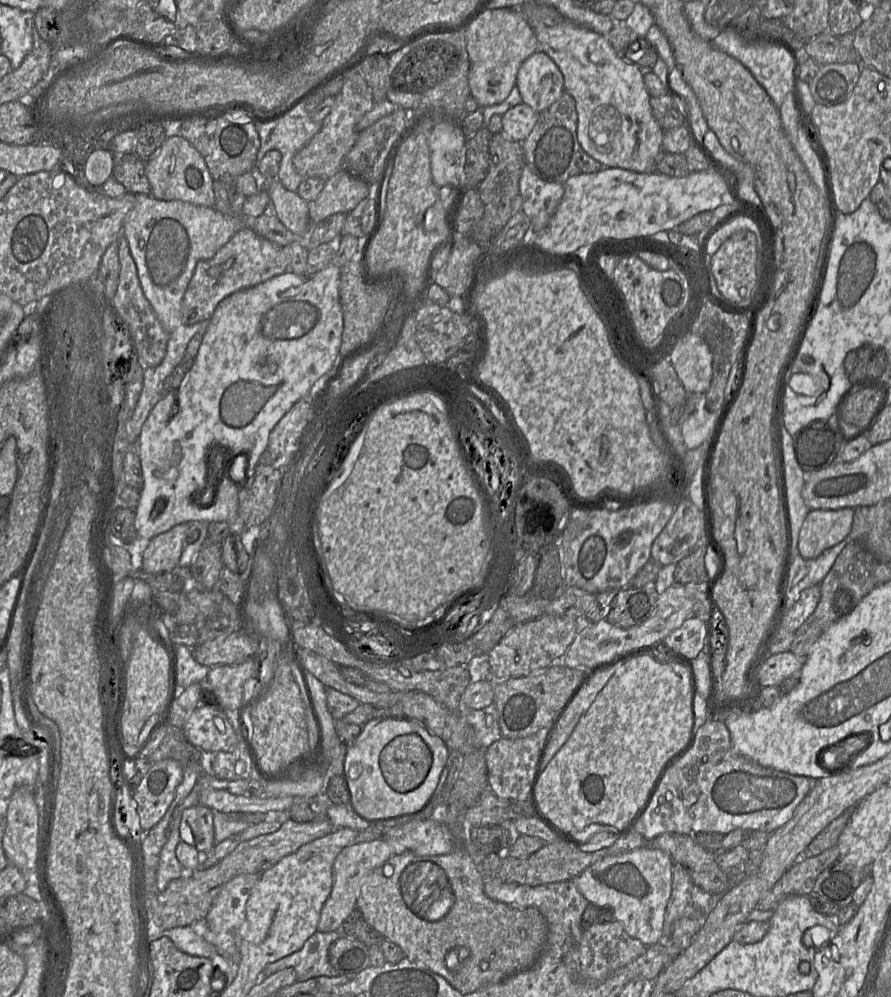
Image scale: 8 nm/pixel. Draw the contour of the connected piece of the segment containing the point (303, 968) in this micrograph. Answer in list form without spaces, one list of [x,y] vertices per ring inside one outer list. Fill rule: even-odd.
[[[341,928],[332,932],[316,931],[300,950],[269,964],[262,972],[262,979],[286,968],[295,970],[297,981],[320,976],[340,976],[329,960],[329,948],[340,937]]]

